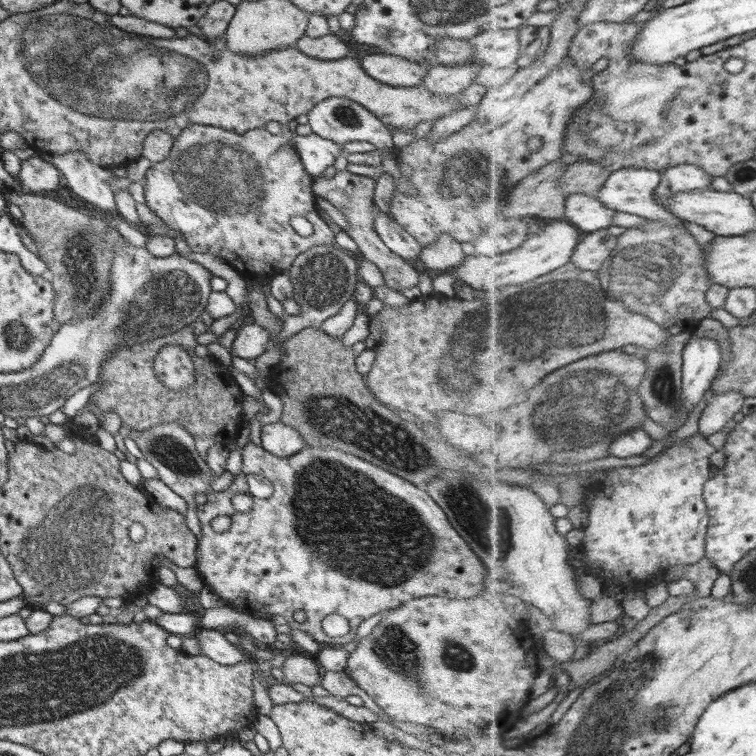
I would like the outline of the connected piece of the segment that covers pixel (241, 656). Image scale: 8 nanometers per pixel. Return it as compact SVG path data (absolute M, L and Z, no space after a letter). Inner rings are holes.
M204 629L196 636L200 639L201 654L215 660L218 664L232 666L249 659L250 661L255 660L242 648L229 642L222 633L214 629Z

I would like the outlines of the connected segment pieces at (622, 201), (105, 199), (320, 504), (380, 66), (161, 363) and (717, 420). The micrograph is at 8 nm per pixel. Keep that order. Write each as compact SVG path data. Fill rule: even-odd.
M622 168L612 172L607 185L599 192L598 198L602 200L608 208L612 208L612 210L618 212L643 216L645 219L655 221L665 220L665 222L669 222L669 224L684 226L684 220L678 215L668 212L664 206L656 202L655 195L661 185L662 179L663 172L660 171L660 169Z
M70 151L64 155L40 152L40 158L53 164L66 178L68 188L89 207L106 214L117 212L115 196L110 190L110 181L115 176L113 168L93 163L82 151Z
M251 441L243 448L242 451L242 468L240 474L235 477L233 483L221 492L211 490L207 494L207 501L205 504L196 505L197 517L201 524L201 541L197 541L197 558L196 571L200 572L202 583L204 587L207 586L214 594L217 594L227 607L239 608L239 611L245 611L247 614L260 615L260 617L273 617L274 615L283 616L290 628L302 630L313 636L316 642L331 642L332 644L347 645L352 642L358 626L365 620L378 613L387 613L394 608L400 607L402 604L420 597L439 596L449 599L462 600L462 598L470 598L471 596L478 596L474 592L470 592L470 584L487 584L488 567L483 561L478 559L478 556L472 552L470 546L466 541L459 536L458 532L450 526L446 514L442 512L442 508L426 494L422 492L421 488L416 488L409 480L404 480L400 476L396 476L392 472L388 472L384 468L380 468L372 464L368 460L358 458L357 456L342 452L337 448L318 448L317 446L307 445L300 452L292 456L282 457L274 456L268 452L264 447L255 445ZM248 474L260 474L264 478L268 478L275 488L273 496L265 499L260 499L251 495L248 491L248 483L246 483L246 476ZM235 494L249 494L252 498L254 506L246 513L238 513L234 507L231 506L231 498ZM218 516L229 516L231 524L227 531L215 532L212 528L212 520ZM302 611L306 615L304 622L296 622L294 620L294 613ZM331 614L338 614L344 617L350 623L350 631L343 636L332 637L324 632L322 621L328 618Z
M379 53L360 60L362 70L380 82L396 88L422 85L422 79L428 75L429 66L404 60L400 56Z
M164 346L153 358L153 372L168 391L182 392L194 382L195 364L186 348Z
M730 391L722 394L715 394L708 401L708 405L703 411L699 420L700 432L706 436L716 434L724 430L724 426L734 420L738 412L742 412L746 404L746 395L740 391Z

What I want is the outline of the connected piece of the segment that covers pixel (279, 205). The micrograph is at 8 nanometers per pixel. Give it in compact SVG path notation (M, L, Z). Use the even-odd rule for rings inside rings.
M190 124L186 130L182 130L182 134L175 140L174 146L168 155L168 159L162 160L161 163L154 163L152 167L146 171L144 180L144 194L147 202L146 206L162 219L170 228L185 234L186 242L192 252L209 252L224 260L227 264L235 268L244 279L252 280L262 279L264 277L274 277L276 274L292 269L294 259L303 252L306 252L313 246L335 245L335 233L330 229L319 214L319 209L312 192L312 183L314 177L305 170L302 164L299 152L292 146L292 139L297 136L296 132L289 130L283 125L282 132L278 132L276 136L270 135L266 130L250 131L246 135L235 135L234 132L226 132L222 128L202 124ZM292 216L304 216L308 222L312 223L313 232L309 236L301 236L290 225Z

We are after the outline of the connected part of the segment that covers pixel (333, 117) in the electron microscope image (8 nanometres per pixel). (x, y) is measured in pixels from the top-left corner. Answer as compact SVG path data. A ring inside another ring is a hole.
M333 97L322 100L314 106L312 111L307 113L308 124L312 128L312 133L332 140L337 144L344 144L352 141L369 142L377 149L381 150L382 155L382 170L386 171L396 180L402 180L402 192L410 192L411 197L414 195L414 186L410 184L410 180L406 180L406 176L402 176L402 172L398 172L398 163L393 155L395 145L393 143L393 129L384 125L377 116L370 113L360 104L341 97Z

